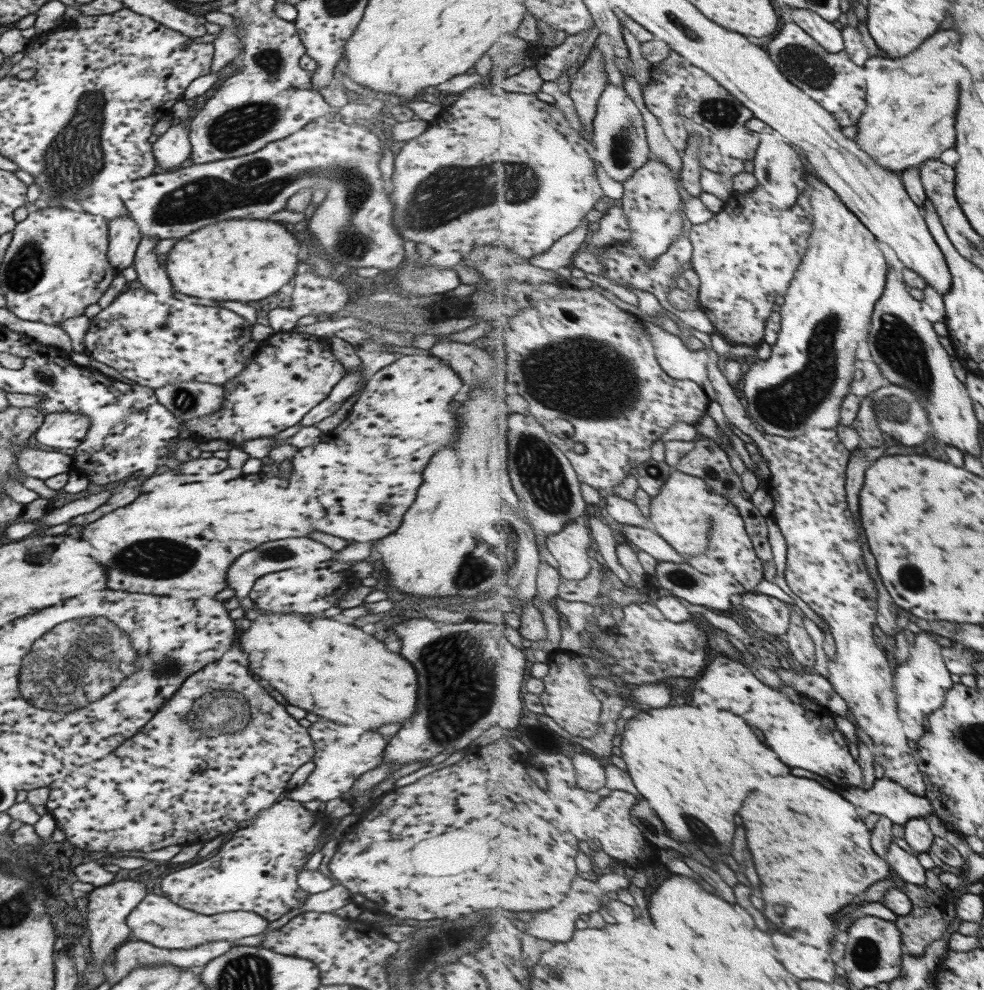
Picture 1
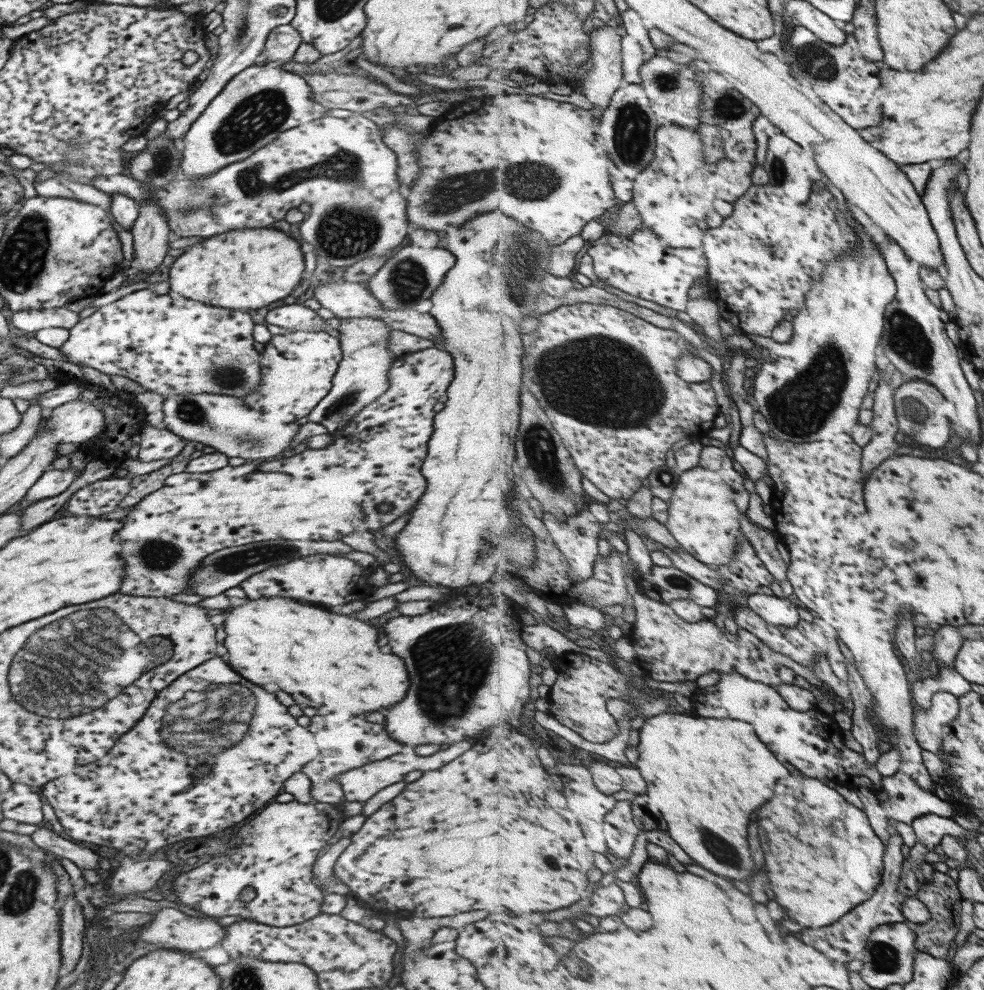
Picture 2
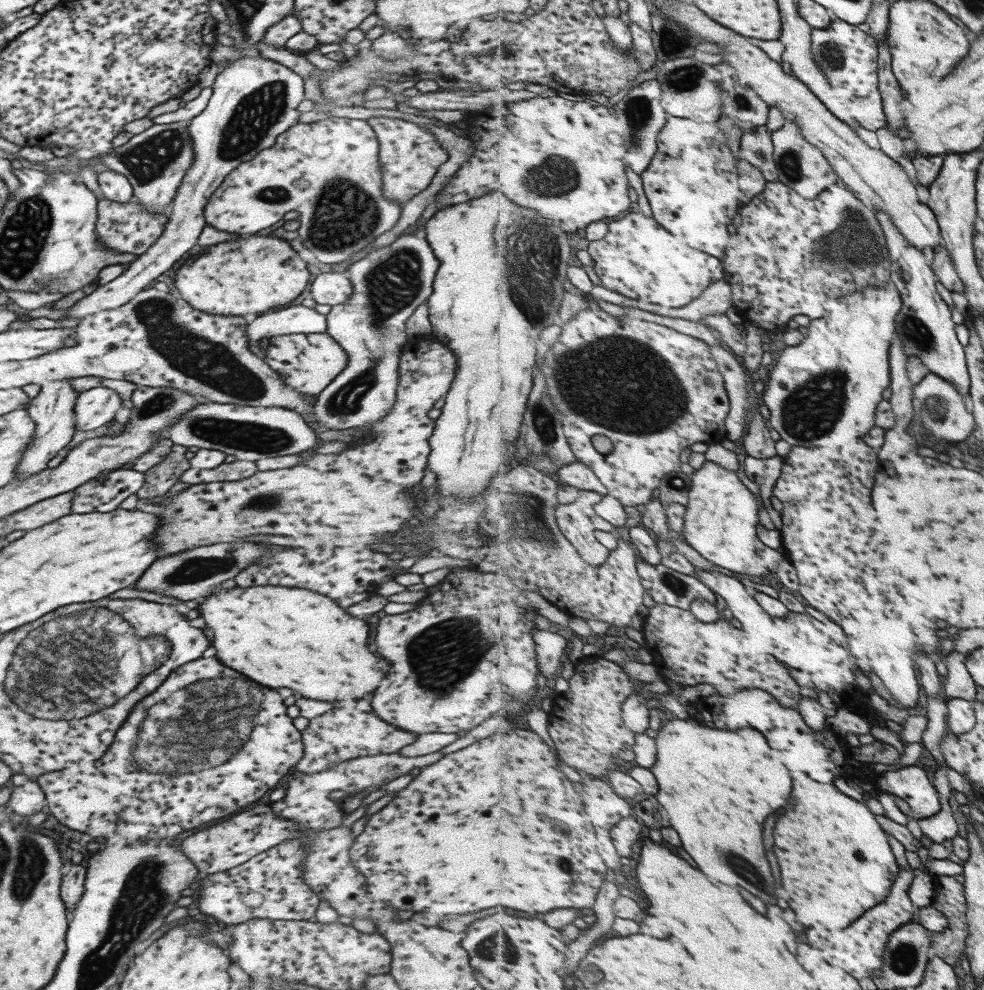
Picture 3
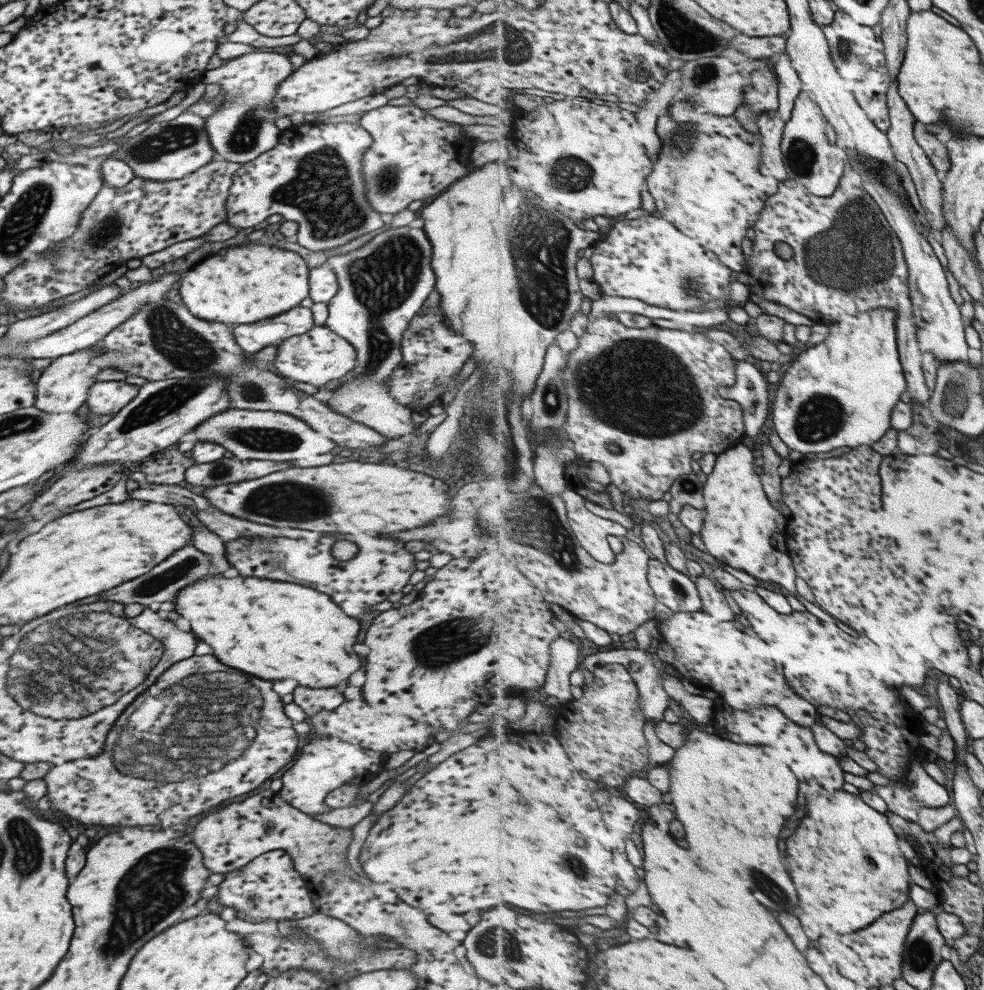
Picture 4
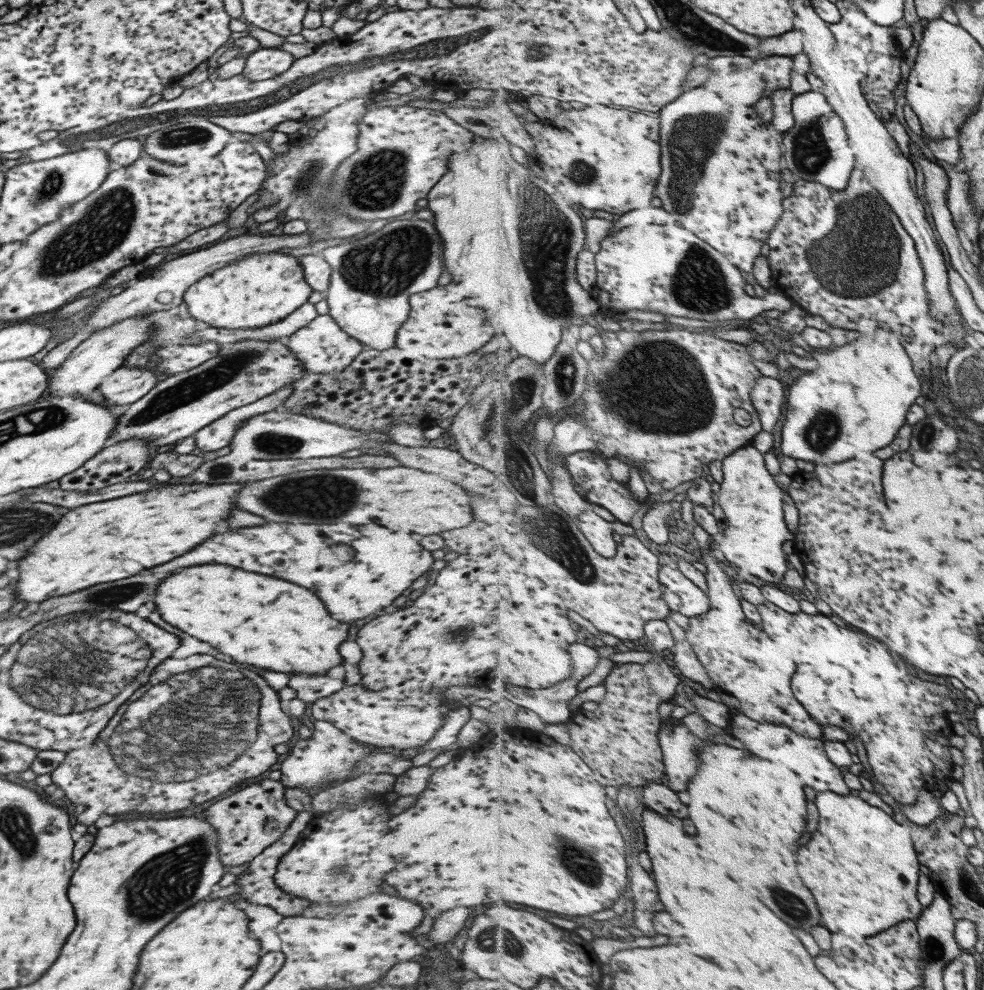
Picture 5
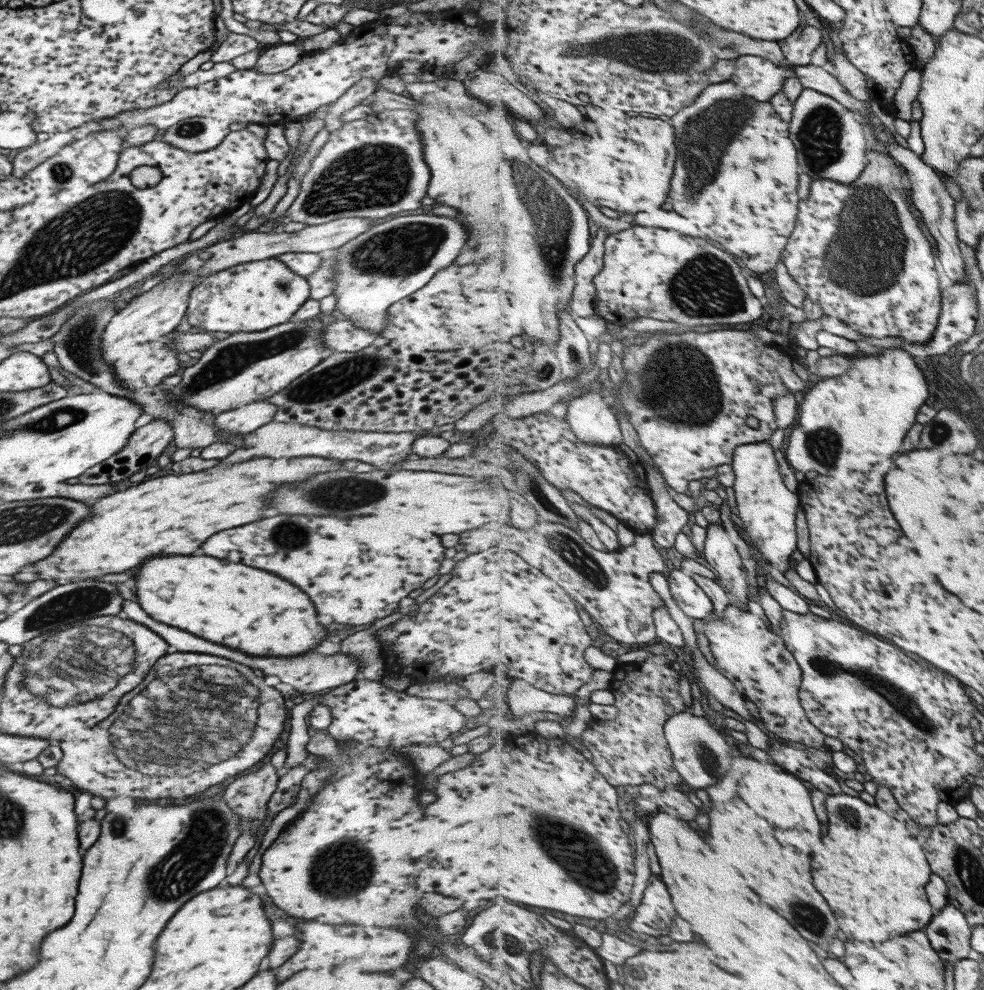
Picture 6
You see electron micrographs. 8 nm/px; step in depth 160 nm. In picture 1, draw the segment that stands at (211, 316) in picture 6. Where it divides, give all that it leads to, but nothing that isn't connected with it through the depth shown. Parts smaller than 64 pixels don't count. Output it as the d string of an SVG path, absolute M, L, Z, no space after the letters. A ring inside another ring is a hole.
M223 220L177 240L167 252L166 275L172 290L185 296L215 301L261 300L277 294L300 269L298 238L269 220Z

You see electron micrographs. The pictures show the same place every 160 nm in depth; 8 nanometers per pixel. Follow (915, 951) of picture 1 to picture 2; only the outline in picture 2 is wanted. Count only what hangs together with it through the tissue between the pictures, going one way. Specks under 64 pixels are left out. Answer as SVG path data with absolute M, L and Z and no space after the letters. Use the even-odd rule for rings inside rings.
M935 871L931 882L921 884L919 892L916 894L919 900L922 900L929 908L932 914L930 922L918 924L913 921L906 923L918 934L917 948L920 952L929 953L937 958L949 958L949 950L952 950L953 940L957 936L958 930L958 905L957 901L962 900L962 892L958 887L958 881L955 882L947 873Z

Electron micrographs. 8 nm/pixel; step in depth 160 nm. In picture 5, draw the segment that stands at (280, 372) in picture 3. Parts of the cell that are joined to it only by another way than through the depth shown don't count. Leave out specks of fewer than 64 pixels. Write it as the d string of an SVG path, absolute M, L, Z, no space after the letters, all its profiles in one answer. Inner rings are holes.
M317 315L309 324L296 330L291 336L283 340L284 345L291 351L291 356L295 356L302 365L302 372L312 373L336 373L343 370L343 367L351 364L361 352L362 344L351 338L338 324L327 315Z

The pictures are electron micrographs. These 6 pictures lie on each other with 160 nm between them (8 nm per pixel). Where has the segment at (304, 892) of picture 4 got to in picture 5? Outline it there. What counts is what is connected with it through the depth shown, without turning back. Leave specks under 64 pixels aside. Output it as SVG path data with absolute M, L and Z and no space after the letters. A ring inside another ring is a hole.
M312 811L297 812L293 820L288 824L287 828L285 828L282 836L275 840L275 842L272 842L269 846L266 846L259 854L257 854L257 856L255 856L255 858L252 858L249 861L247 869L237 875L234 883L241 886L237 894L240 894L243 900L246 900L249 904L269 906L269 908L272 908L277 914L281 914L283 917L300 915L303 908L310 906L308 900L291 896L290 894L279 890L277 885L273 882L272 876L275 874L279 858L291 848L296 841L296 838L301 833L301 830L305 828L306 824L313 816Z

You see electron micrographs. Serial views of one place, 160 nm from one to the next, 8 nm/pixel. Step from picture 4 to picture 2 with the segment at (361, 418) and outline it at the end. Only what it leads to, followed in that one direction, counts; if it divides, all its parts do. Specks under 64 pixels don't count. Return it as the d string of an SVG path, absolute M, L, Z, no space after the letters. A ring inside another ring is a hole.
M403 246L397 252L391 254L384 263L365 281L363 285L379 301L380 307L384 310L403 310L412 308L415 302L427 300L431 293L442 283L445 272L451 268L455 257L441 246L436 248L417 248L417 246ZM375 317L346 318L335 330L342 358L331 379L327 394L309 411L307 420L317 422L332 434L342 429L362 408L374 402L388 389L388 370L393 360L387 348L388 326Z

